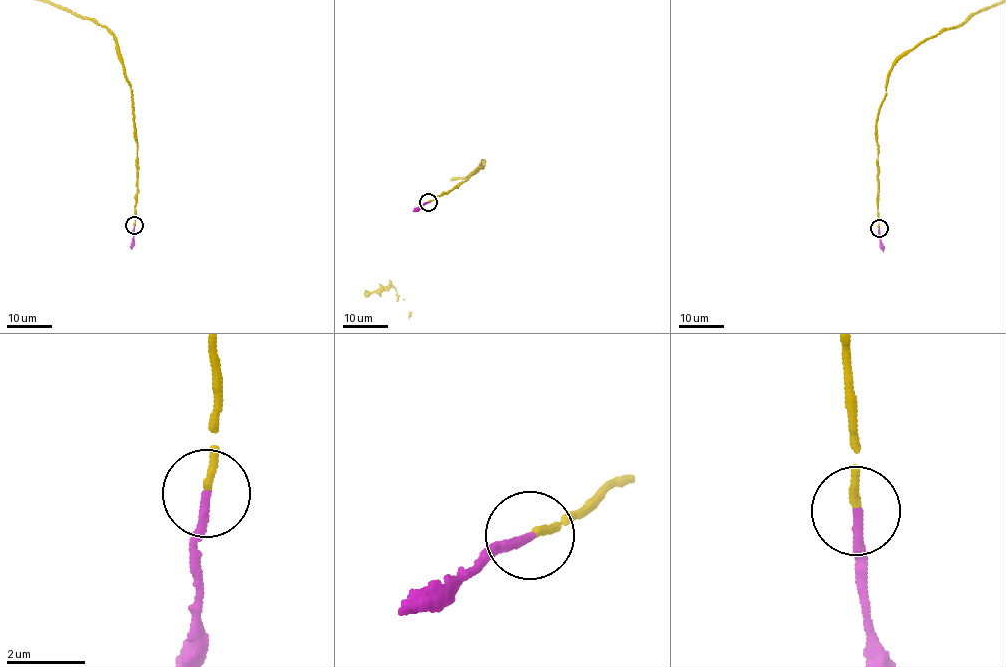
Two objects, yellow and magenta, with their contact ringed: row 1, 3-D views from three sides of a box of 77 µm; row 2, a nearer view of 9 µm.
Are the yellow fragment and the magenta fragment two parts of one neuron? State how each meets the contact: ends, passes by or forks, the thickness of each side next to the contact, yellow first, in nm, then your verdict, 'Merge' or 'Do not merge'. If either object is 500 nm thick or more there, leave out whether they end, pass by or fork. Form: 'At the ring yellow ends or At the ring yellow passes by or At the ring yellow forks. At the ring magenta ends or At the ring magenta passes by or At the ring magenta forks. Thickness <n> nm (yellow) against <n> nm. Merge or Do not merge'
At the ring yellow ends. At the ring magenta ends. Thickness 180 nm (yellow) against 220 nm. Merge

